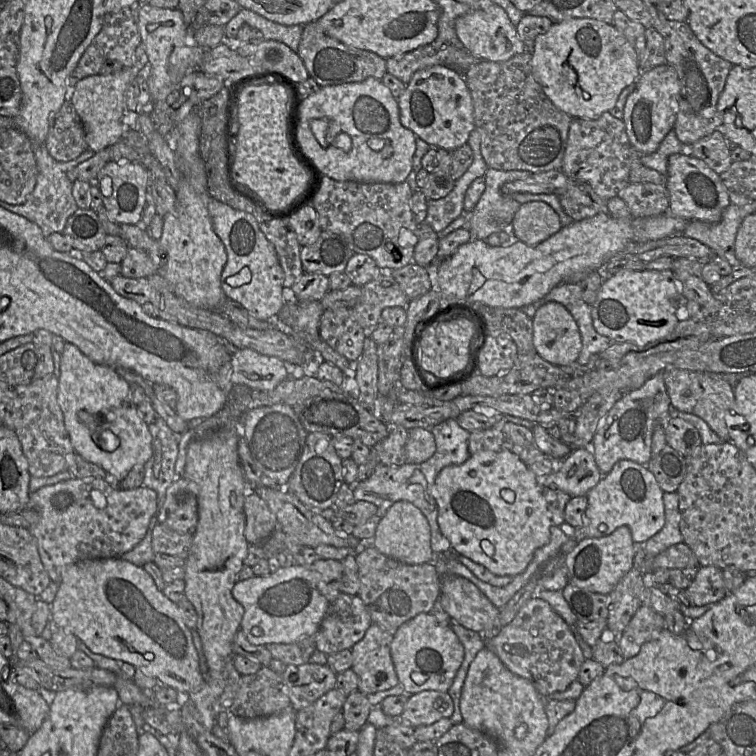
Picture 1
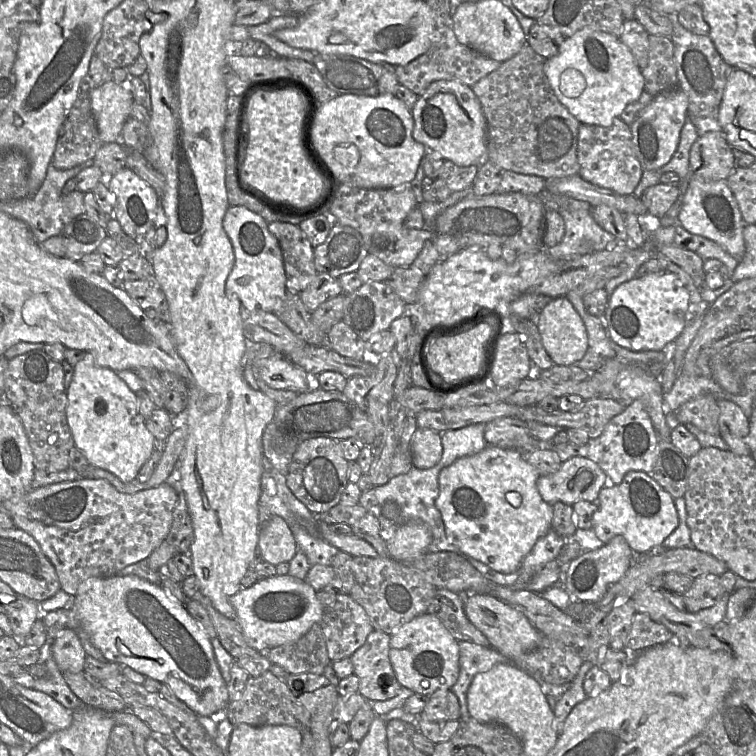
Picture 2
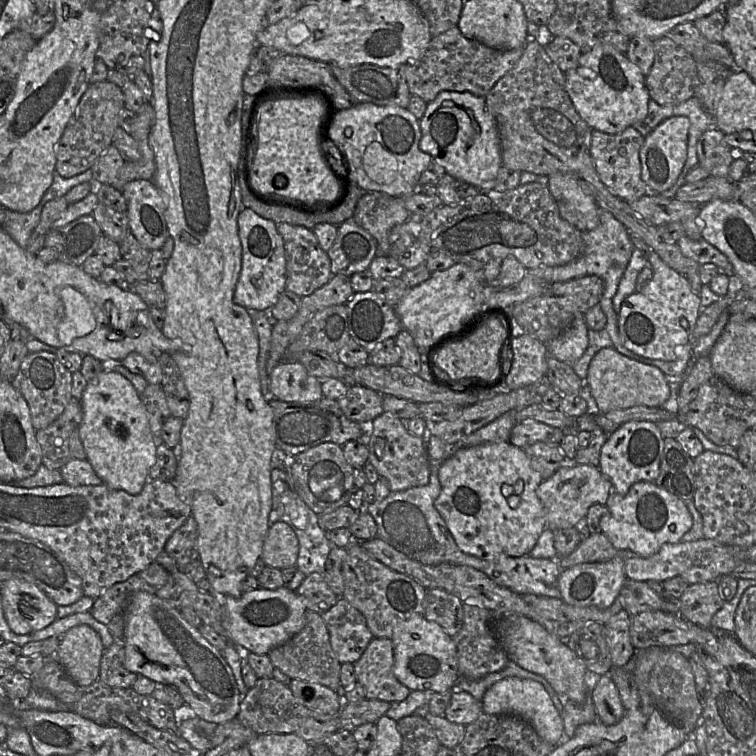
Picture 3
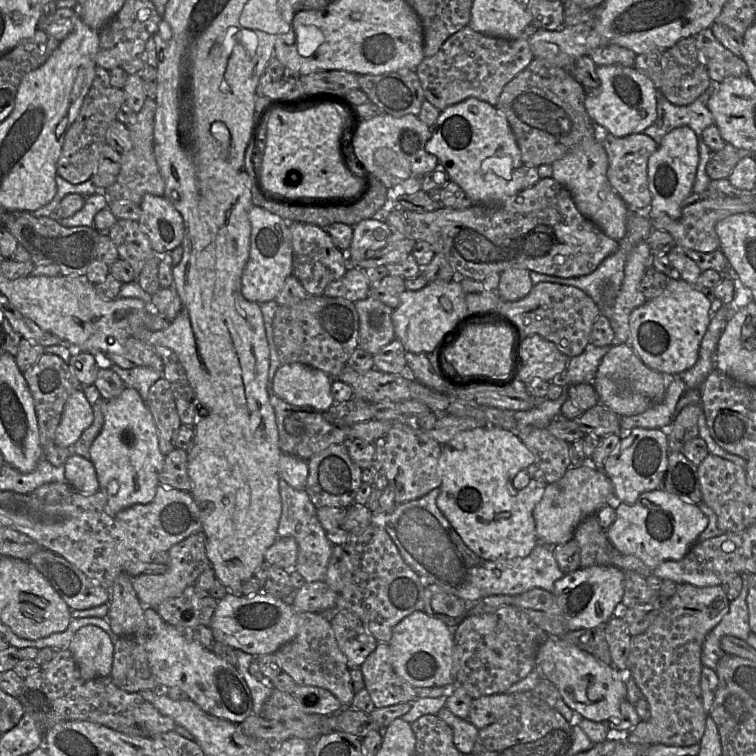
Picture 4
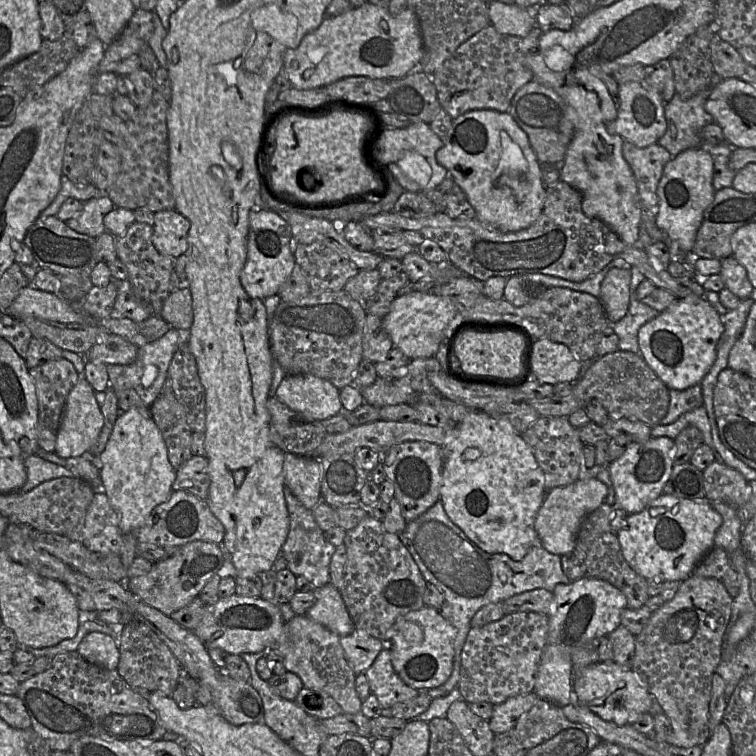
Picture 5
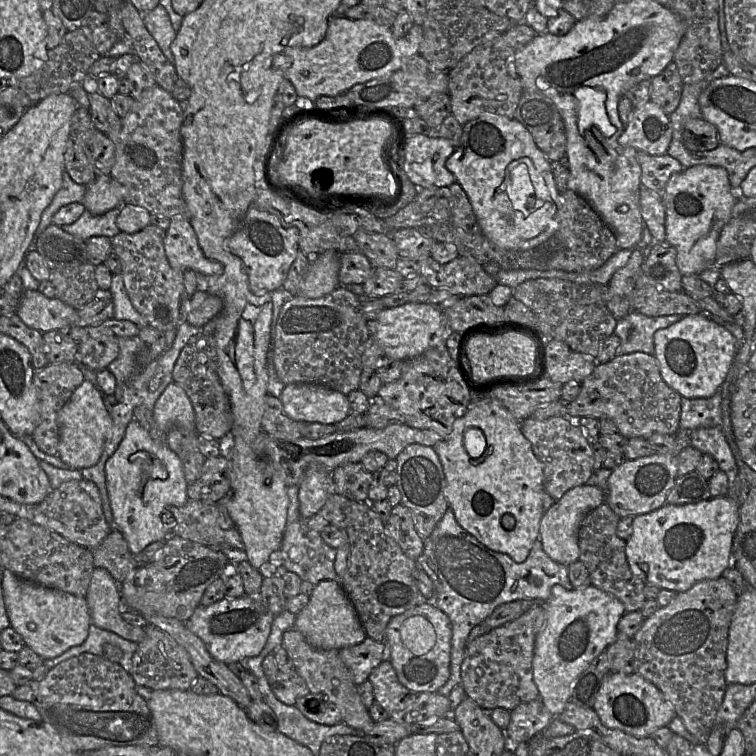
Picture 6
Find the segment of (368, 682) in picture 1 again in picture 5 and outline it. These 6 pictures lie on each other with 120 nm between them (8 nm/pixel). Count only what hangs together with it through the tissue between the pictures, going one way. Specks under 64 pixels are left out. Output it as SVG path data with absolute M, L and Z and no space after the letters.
M384 647L373 664L365 671L370 690L382 709L418 696L419 691L405 684L395 672L391 662L391 650Z

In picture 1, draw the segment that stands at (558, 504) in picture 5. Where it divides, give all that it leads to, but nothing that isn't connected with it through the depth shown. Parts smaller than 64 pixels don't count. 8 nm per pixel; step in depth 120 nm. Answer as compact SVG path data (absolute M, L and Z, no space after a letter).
M578 447L562 460L558 471L540 478L540 485L560 489L571 497L586 496L603 476L594 456L585 447Z

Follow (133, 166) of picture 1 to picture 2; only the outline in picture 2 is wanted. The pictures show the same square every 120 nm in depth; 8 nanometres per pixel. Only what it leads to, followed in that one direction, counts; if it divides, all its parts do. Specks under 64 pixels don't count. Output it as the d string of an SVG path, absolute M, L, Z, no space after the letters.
M124 167L108 178L108 188L115 195L113 217L133 239L142 239L153 227L161 224L160 197L140 176Z

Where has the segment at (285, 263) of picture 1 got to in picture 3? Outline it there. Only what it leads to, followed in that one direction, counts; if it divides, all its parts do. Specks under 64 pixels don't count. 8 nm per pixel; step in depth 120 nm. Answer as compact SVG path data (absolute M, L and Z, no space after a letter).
M288 223L277 224L277 230L284 241L286 253L286 289L305 297L326 284L333 276L331 261L311 229Z

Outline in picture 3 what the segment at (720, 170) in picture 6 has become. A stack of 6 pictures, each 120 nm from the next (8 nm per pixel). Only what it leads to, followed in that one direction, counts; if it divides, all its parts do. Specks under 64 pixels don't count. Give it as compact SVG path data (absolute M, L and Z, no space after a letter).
M673 116L662 121L645 136L640 149L641 177L651 193L662 194L670 189L680 176L687 159L689 128L689 118Z

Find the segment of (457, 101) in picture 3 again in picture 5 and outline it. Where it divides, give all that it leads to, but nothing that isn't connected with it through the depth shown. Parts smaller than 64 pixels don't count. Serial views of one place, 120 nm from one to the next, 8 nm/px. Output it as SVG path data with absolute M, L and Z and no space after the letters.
M472 110L453 119L449 133L443 139L443 146L435 157L464 192L480 222L502 232L516 232L531 226L541 215L546 186L541 178L540 162L526 133L508 112Z

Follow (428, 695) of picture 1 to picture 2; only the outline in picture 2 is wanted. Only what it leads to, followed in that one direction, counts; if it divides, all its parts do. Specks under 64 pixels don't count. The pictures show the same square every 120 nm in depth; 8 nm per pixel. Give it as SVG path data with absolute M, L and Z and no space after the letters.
M438 690L429 696L419 718L432 722L460 720L458 697L451 690Z

